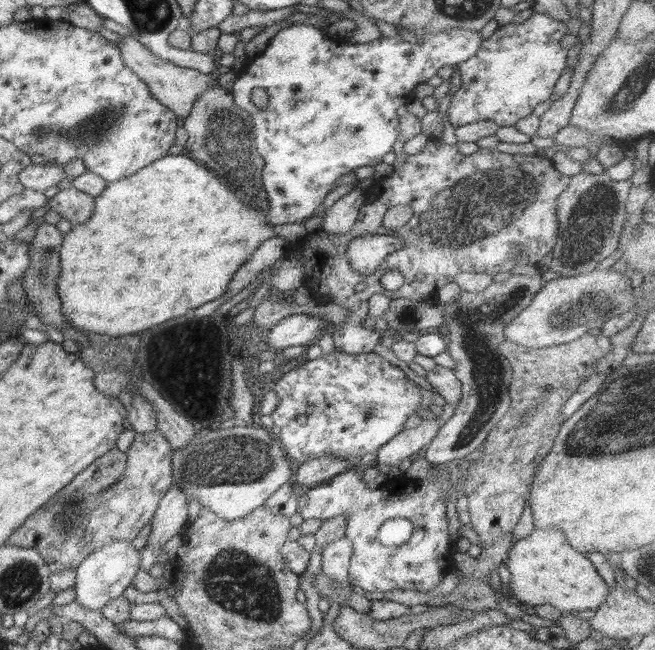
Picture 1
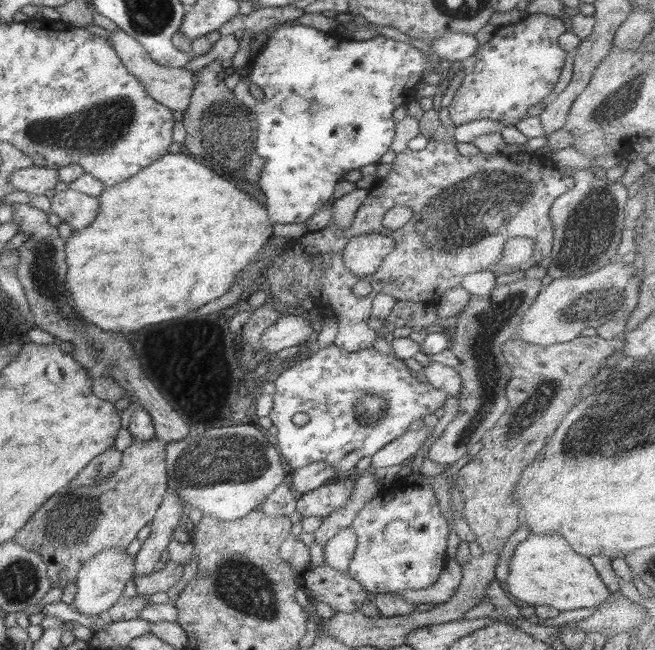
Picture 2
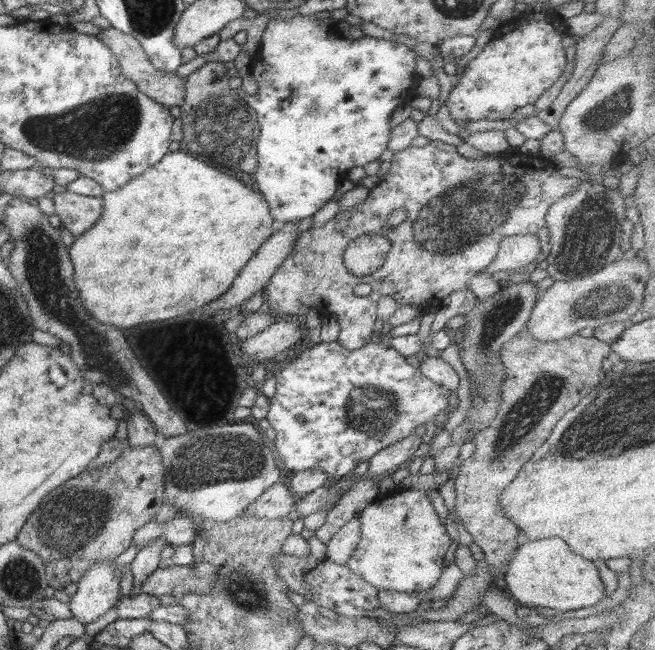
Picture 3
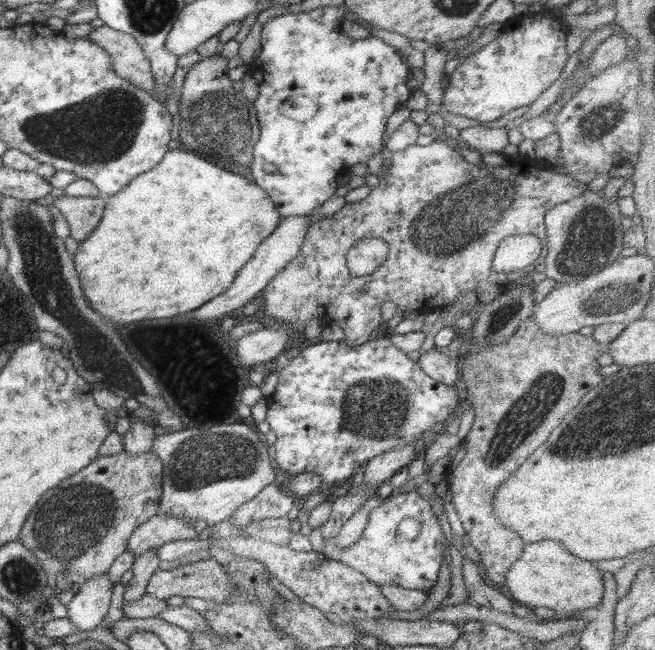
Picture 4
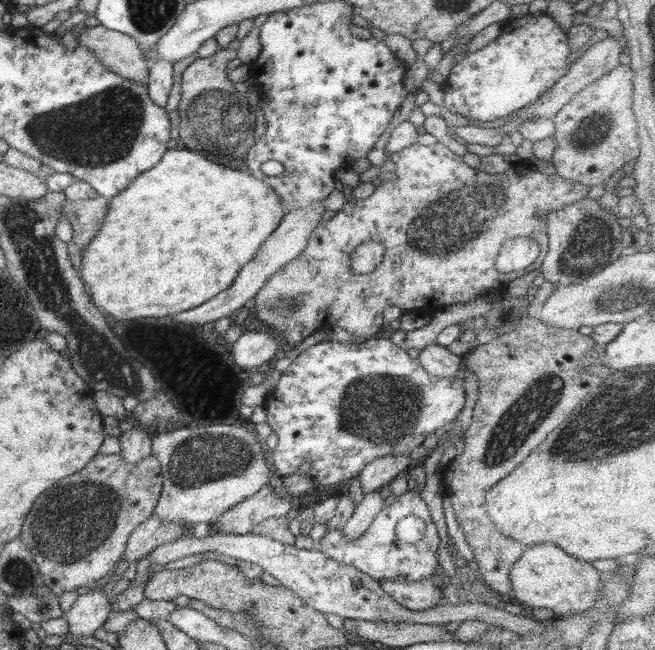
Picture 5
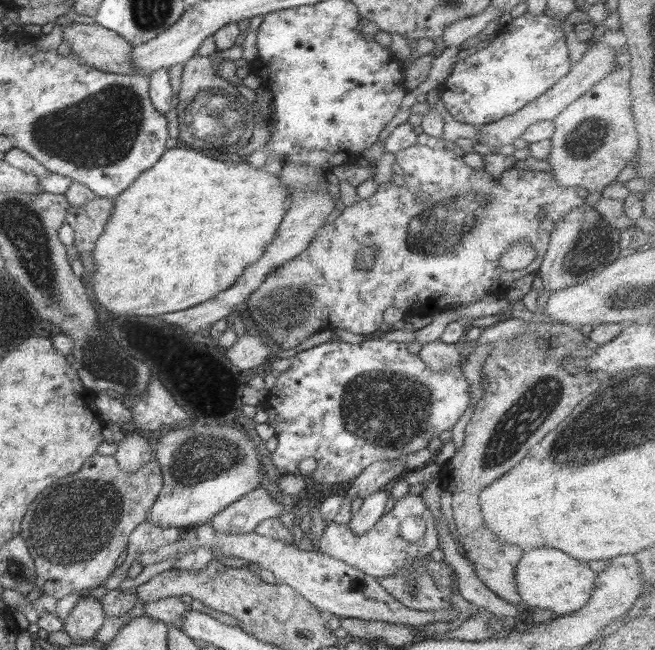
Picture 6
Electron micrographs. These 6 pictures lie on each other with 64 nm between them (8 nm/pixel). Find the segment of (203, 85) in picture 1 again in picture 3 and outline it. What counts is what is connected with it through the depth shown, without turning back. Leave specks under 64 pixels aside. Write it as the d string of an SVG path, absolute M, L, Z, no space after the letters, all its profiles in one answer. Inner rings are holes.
M108 27L102 29L102 31L96 36L100 37L108 50L111 50L116 57L118 57L118 63L120 63L120 73L124 77L130 79L130 81L136 83L138 90L143 94L146 94L149 98L152 98L155 102L163 104L164 106L182 106L186 97L186 77L182 78L178 76L176 71L160 71L154 67L150 59L147 57L145 50L140 45L140 42L136 40L130 34L124 34L124 32Z

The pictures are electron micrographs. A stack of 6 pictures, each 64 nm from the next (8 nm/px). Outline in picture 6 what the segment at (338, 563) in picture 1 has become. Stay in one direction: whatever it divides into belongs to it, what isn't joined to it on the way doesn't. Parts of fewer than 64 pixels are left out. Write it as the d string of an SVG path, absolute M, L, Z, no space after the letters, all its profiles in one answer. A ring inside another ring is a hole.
M386 490L376 491L363 500L358 512L353 514L347 526L354 534L364 534L370 530L386 510L389 494Z

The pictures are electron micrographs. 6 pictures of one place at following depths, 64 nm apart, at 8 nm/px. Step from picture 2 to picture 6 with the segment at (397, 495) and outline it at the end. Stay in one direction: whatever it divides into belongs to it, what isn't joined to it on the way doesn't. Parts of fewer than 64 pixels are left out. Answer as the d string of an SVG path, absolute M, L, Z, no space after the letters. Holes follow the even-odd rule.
M411 494L398 498L394 507L378 519L378 522L364 534L354 534L347 525L338 525L330 522L324 528L322 536L315 540L316 550L327 554L340 562L353 566L364 574L372 576L378 580L381 577L396 575L402 571L408 564L414 564L414 560L428 560L438 555L438 530L436 529L436 519L432 512L426 506L421 495ZM408 516L418 516L426 522L426 534L418 542L408 542L398 536L398 524L402 523Z

